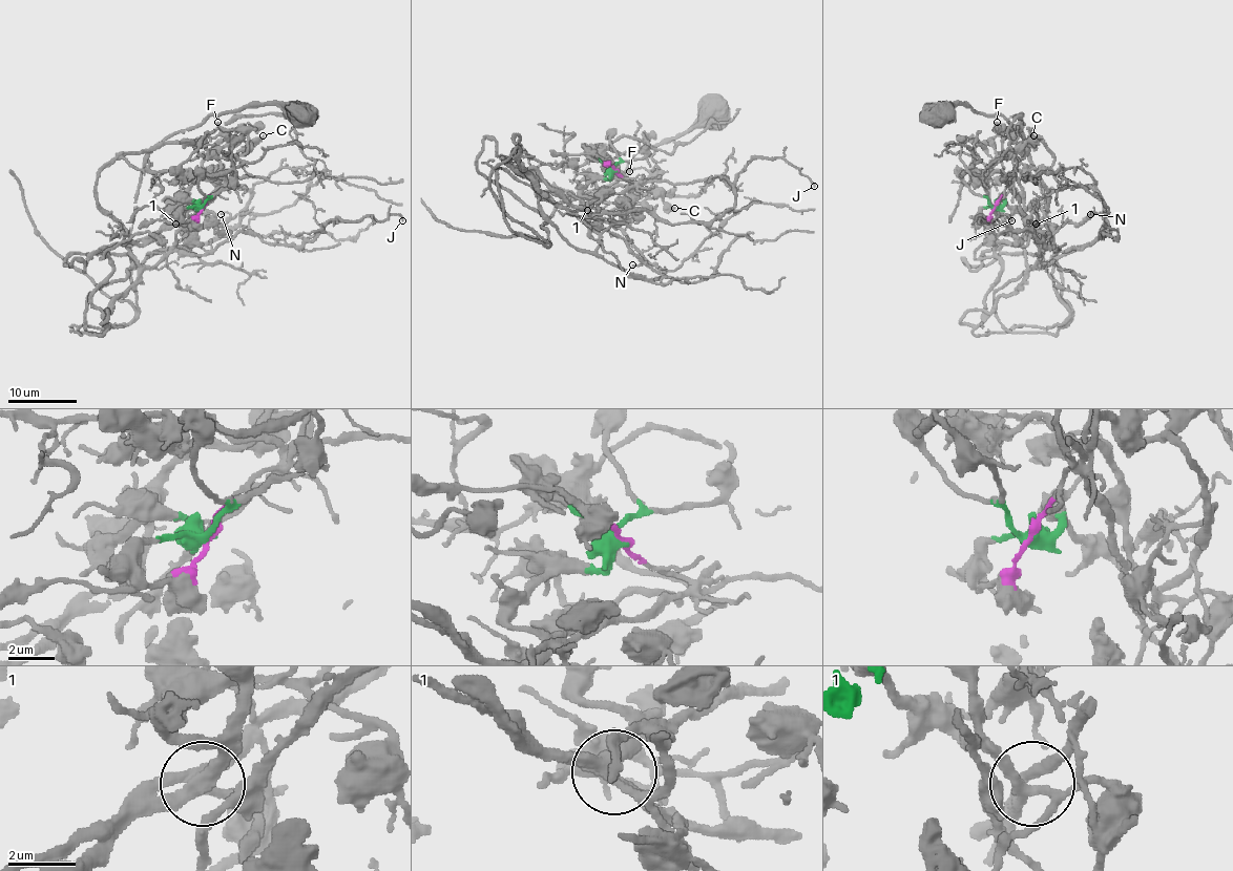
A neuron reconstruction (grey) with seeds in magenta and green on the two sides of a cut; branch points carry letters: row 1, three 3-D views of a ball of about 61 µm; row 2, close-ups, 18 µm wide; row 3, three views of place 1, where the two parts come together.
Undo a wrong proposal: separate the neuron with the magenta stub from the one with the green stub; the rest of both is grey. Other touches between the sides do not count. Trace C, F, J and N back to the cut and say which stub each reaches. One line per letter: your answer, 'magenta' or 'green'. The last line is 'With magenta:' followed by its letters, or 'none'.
C: magenta
F: magenta
J: green
N: green
With magenta: C, F

